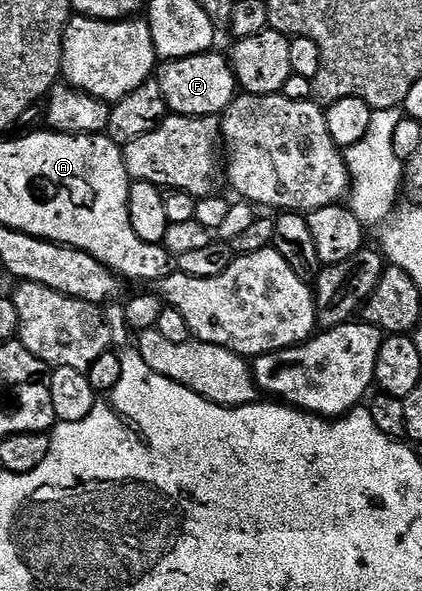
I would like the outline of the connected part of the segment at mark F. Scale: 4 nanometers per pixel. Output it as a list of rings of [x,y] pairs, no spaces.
[[[214,50],[202,52],[197,56],[181,57],[161,65],[156,79],[160,90],[166,99],[167,109],[175,116],[213,116],[221,117],[229,108],[236,95],[236,75],[231,61],[222,56],[217,56]]]

